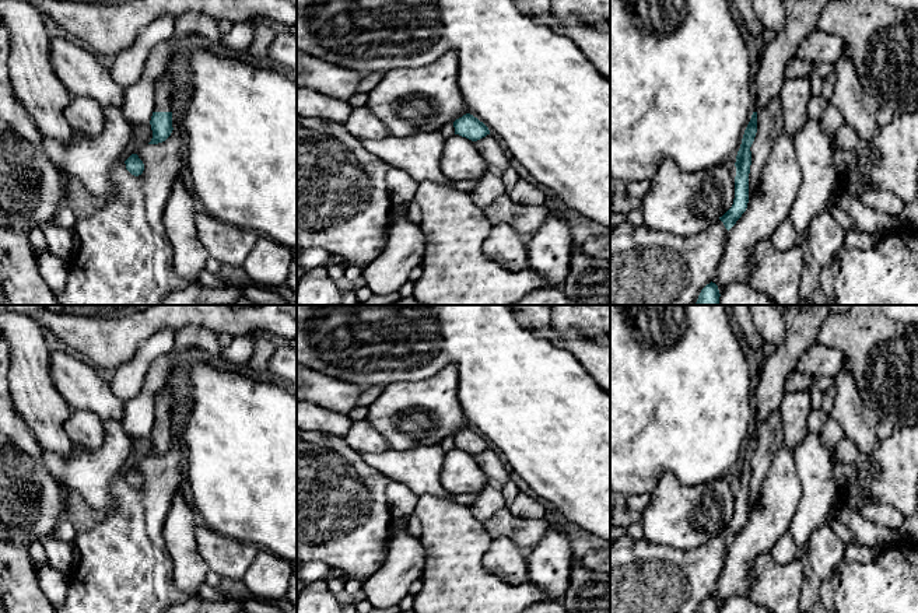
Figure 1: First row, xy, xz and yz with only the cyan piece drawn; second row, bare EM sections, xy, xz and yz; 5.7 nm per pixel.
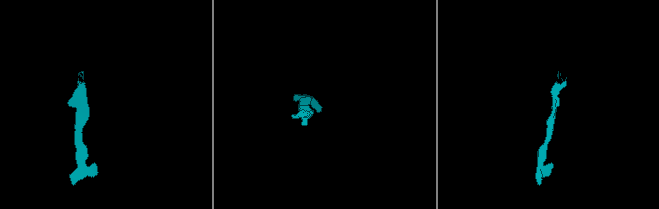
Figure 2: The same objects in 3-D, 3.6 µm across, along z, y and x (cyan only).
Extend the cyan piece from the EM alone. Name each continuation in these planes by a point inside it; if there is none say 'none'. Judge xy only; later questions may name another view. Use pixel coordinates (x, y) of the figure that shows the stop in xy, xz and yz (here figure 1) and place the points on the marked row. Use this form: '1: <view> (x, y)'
1: xy (163, 90)

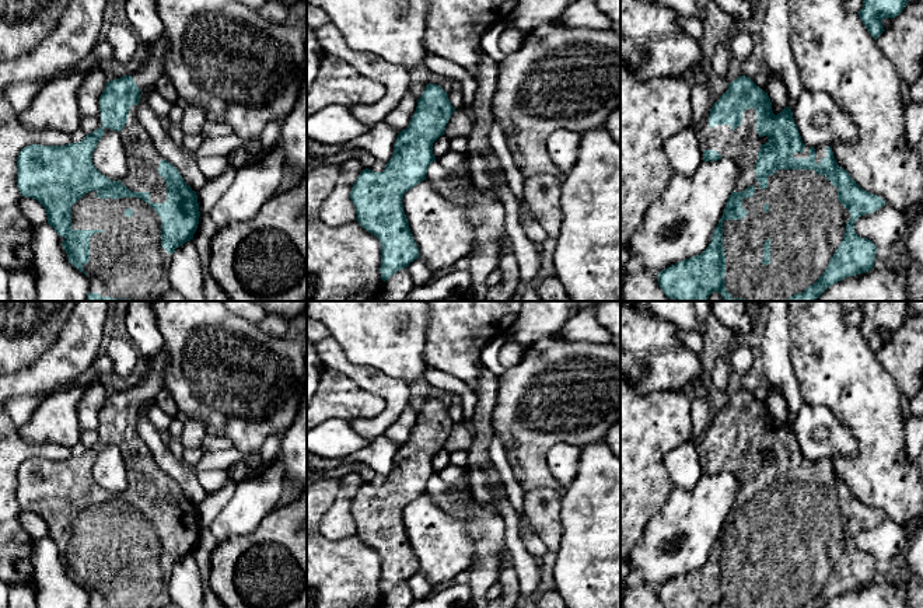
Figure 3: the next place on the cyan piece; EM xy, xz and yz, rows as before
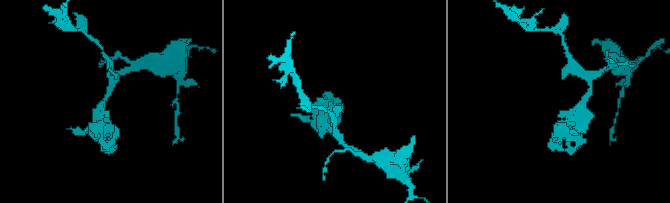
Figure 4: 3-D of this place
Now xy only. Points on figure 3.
1: xy (147, 76)
2: xy (143, 160)
3: xy (126, 261)

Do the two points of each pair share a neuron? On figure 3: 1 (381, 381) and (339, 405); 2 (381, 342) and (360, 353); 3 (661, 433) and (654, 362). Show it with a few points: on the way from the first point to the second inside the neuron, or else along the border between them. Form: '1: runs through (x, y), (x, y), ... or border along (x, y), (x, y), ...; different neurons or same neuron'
1: border along (338, 371), (377, 394), (385, 402), (384, 411); different neurons
2: runs through (376, 342), (366, 348); same neuron
3: border along (635, 388), (640, 394), (689, 394); different neurons

